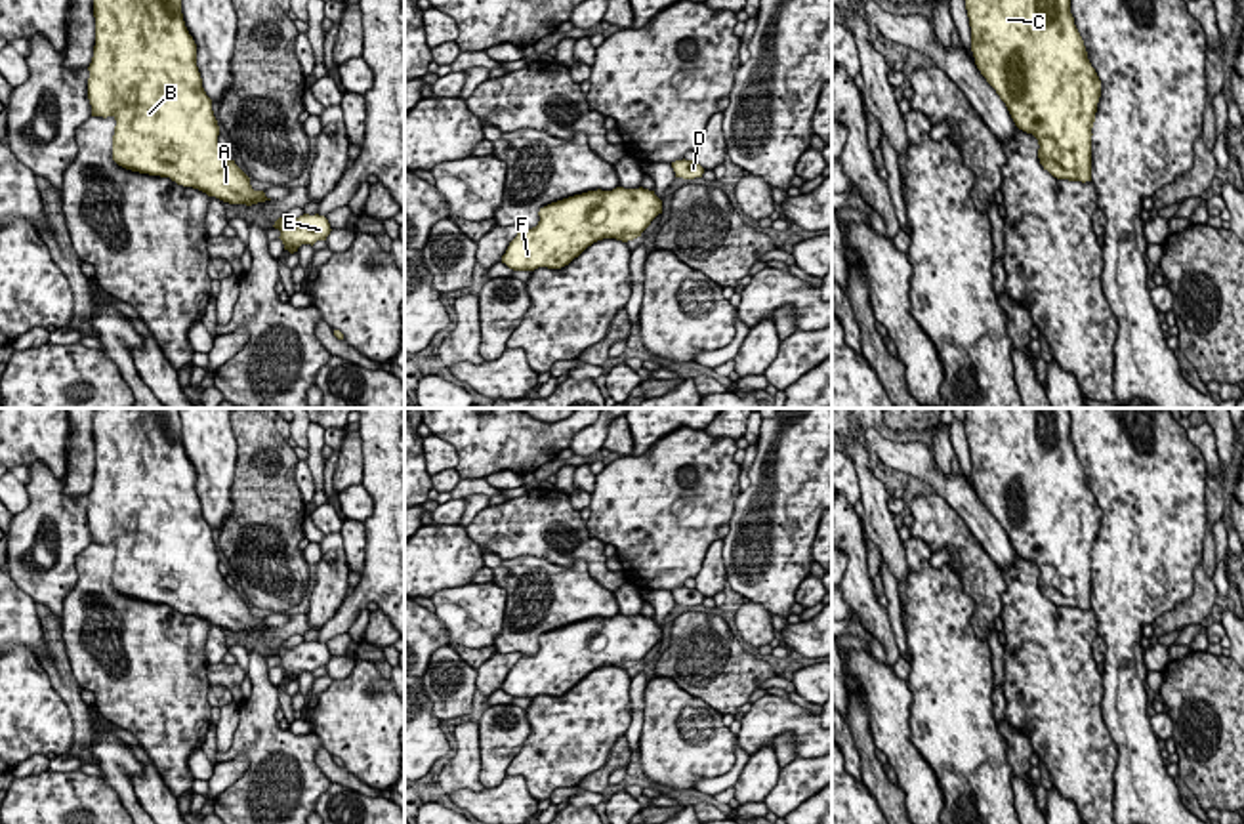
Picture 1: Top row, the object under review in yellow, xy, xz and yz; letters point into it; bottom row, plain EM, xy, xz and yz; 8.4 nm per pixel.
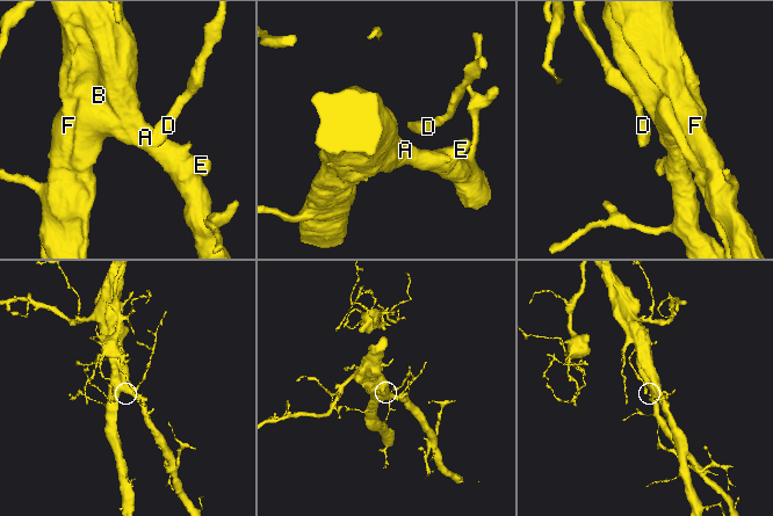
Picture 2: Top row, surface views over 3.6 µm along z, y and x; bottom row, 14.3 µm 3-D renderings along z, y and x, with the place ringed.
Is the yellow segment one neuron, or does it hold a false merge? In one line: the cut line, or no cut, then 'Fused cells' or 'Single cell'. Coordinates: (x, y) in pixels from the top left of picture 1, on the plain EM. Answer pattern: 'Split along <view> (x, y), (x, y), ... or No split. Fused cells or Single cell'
No split. Single cell

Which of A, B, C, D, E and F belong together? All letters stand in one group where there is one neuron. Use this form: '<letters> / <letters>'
A B C D E F

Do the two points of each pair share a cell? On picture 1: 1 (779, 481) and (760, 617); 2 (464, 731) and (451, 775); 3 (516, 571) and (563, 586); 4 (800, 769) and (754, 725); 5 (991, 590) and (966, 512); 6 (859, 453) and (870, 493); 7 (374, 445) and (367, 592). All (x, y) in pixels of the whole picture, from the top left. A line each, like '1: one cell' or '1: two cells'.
1: two cells
2: one cell
3: one cell
4: two cells
5: two cells
6: one cell
7: one cell

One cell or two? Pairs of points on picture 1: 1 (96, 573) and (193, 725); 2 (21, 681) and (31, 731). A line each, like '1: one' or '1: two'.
1: one
2: one

